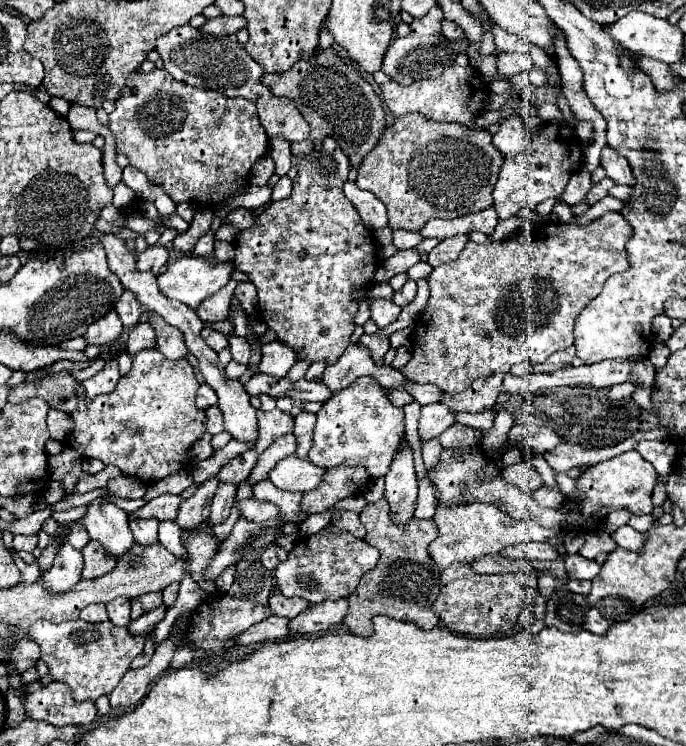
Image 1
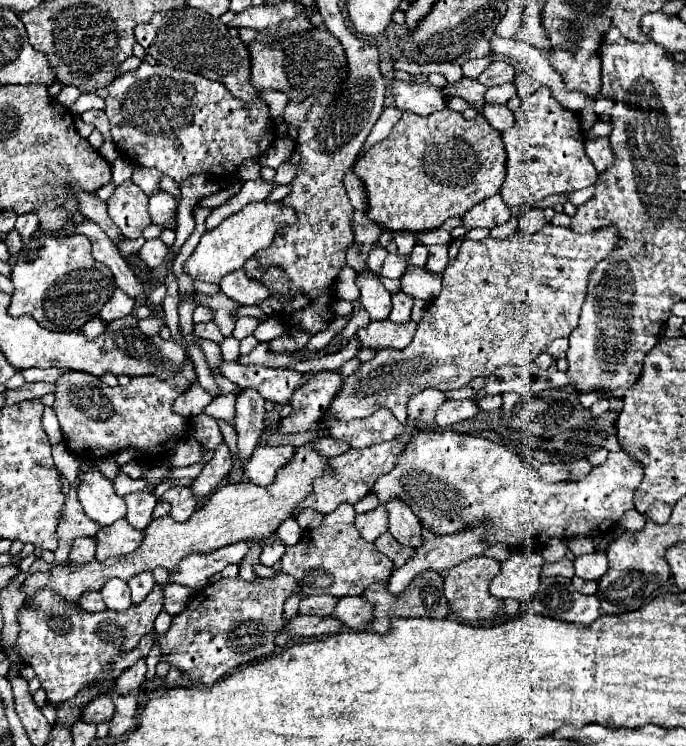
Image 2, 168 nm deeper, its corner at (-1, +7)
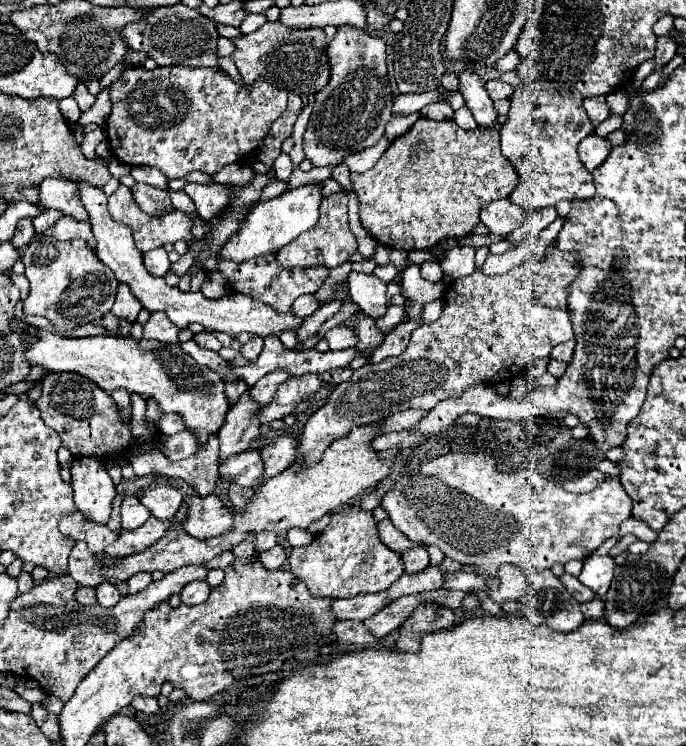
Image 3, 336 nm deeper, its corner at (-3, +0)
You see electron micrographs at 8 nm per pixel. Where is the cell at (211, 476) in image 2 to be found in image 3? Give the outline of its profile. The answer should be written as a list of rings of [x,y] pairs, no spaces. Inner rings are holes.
[[[242,394],[238,402],[228,410],[226,424],[218,432],[220,440],[220,458],[228,458],[232,454],[244,452],[248,444],[258,436],[260,416],[258,408],[254,408],[254,400]]]

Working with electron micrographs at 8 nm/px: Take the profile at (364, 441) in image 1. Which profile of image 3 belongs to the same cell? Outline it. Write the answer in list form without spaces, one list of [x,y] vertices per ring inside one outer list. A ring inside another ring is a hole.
[[[460,452],[440,456],[424,464],[418,478],[408,476],[406,480],[396,482],[394,488],[384,496],[382,506],[388,510],[394,526],[412,542],[438,546],[450,560],[476,566],[476,574],[484,576],[486,586],[490,578],[498,576],[498,568],[504,562],[522,568],[526,574],[532,574],[554,564],[584,560],[602,542],[618,536],[618,526],[632,514],[632,500],[624,492],[618,478],[608,478],[588,494],[574,494],[554,486],[552,480],[546,480],[532,468],[514,474],[502,474],[496,470],[494,458]]]

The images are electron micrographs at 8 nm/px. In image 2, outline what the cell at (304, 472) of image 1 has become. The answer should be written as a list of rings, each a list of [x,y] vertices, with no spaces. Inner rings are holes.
[[[278,445],[278,447],[256,447],[252,457],[246,463],[246,477],[254,485],[268,487],[272,485],[278,469],[292,461],[296,447],[292,445]]]

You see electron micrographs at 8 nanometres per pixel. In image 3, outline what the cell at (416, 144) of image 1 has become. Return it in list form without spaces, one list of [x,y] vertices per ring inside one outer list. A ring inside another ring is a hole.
[[[418,118],[416,124],[396,138],[382,158],[362,174],[350,174],[352,190],[360,202],[360,224],[380,244],[392,250],[428,250],[450,238],[464,238],[480,224],[480,210],[498,200],[508,198],[518,184],[518,174],[500,152],[500,132],[462,130],[452,120],[434,122]]]

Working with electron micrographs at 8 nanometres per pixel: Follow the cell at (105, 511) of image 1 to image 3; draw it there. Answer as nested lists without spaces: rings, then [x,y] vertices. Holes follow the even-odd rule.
[[[86,456],[74,458],[70,474],[76,508],[94,522],[106,524],[112,512],[116,488],[104,468],[104,462]]]

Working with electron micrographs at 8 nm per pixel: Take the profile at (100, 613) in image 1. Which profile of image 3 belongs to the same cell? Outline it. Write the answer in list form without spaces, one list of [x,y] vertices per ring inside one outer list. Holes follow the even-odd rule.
[[[78,586],[76,600],[80,604],[84,604],[84,606],[92,606],[92,604],[96,604],[96,590],[94,588],[86,588],[86,586]]]

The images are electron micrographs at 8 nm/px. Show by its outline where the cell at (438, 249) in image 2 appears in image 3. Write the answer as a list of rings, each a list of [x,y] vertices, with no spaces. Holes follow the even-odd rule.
[[[428,260],[428,262],[424,262],[422,266],[420,266],[420,274],[422,274],[422,278],[424,280],[428,280],[428,282],[440,282],[442,280],[442,270],[440,270],[440,264],[436,262],[436,260]]]

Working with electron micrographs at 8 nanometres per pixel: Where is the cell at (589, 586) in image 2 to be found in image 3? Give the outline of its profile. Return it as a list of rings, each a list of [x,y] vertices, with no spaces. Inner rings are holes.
[[[598,598],[594,602],[580,604],[580,608],[582,608],[582,614],[586,618],[602,618],[604,616],[604,602],[600,602]]]

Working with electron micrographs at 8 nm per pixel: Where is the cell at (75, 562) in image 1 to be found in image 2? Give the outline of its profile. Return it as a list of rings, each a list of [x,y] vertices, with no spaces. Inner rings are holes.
[[[80,537],[74,541],[70,555],[68,555],[68,565],[84,565],[94,559],[96,551],[96,539],[94,537]]]

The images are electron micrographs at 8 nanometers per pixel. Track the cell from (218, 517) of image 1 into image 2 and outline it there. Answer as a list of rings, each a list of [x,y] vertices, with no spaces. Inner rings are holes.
[[[244,389],[236,399],[236,433],[238,433],[238,461],[244,469],[244,461],[256,449],[264,429],[264,399],[254,389]]]

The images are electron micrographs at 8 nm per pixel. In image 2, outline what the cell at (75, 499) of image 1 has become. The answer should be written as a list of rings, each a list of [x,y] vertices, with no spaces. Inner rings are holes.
[[[122,471],[118,473],[118,477],[114,481],[114,491],[116,491],[118,497],[124,497],[124,495],[128,495],[132,491],[154,491],[154,487],[156,487],[156,483],[148,483],[142,477],[140,479],[130,479]]]

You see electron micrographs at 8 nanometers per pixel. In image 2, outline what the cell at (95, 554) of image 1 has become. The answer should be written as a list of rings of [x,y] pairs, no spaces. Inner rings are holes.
[[[120,519],[114,525],[100,529],[94,537],[96,537],[96,561],[126,555],[142,543],[142,531],[132,529],[126,519]]]

